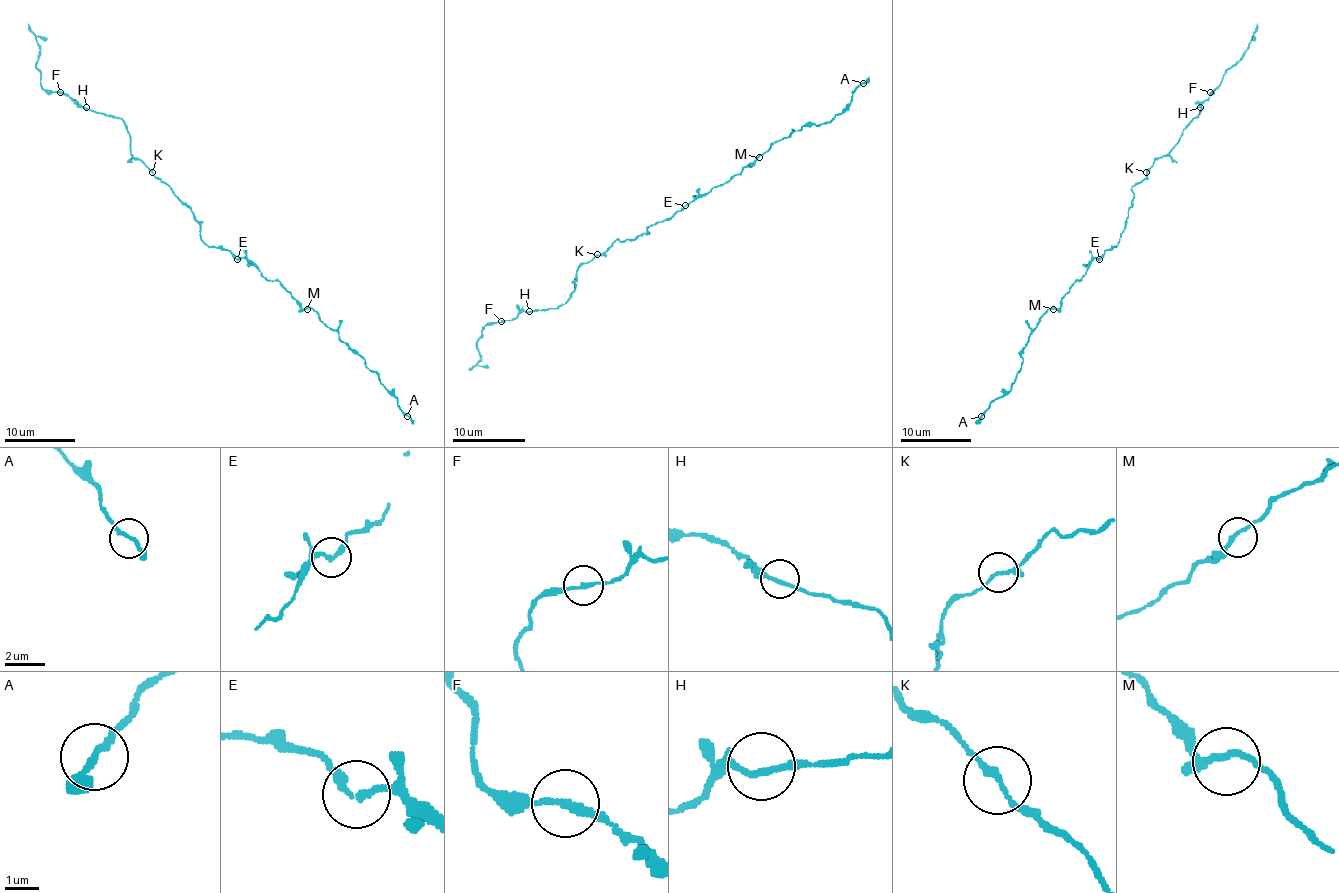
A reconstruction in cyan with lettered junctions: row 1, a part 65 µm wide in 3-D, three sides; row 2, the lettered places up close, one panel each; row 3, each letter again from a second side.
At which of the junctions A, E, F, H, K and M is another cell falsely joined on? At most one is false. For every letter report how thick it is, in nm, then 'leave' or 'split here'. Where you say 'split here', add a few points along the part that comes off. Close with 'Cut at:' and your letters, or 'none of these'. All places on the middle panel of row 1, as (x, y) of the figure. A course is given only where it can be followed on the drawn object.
A: 170 nm | leave
E: 180 nm | leave
F: 180 nm | split here | (502, 321), (489, 321), (482, 331), (476, 343), (480, 360), (469, 369)
H: 180 nm | leave
K: 170 nm | leave
M: 180 nm | leave
Cut at: F

